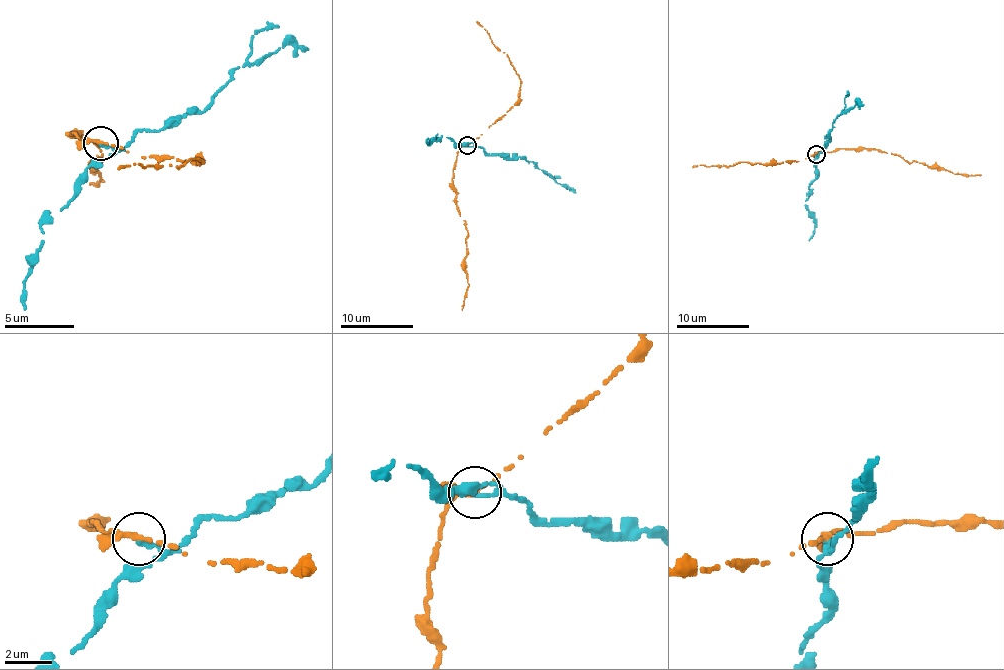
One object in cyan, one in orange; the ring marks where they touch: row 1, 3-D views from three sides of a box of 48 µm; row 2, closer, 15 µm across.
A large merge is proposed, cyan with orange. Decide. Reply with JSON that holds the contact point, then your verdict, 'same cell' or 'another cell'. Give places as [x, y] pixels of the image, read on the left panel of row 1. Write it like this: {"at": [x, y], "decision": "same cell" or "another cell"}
{"at": [100, 143], "decision": "another cell"}

